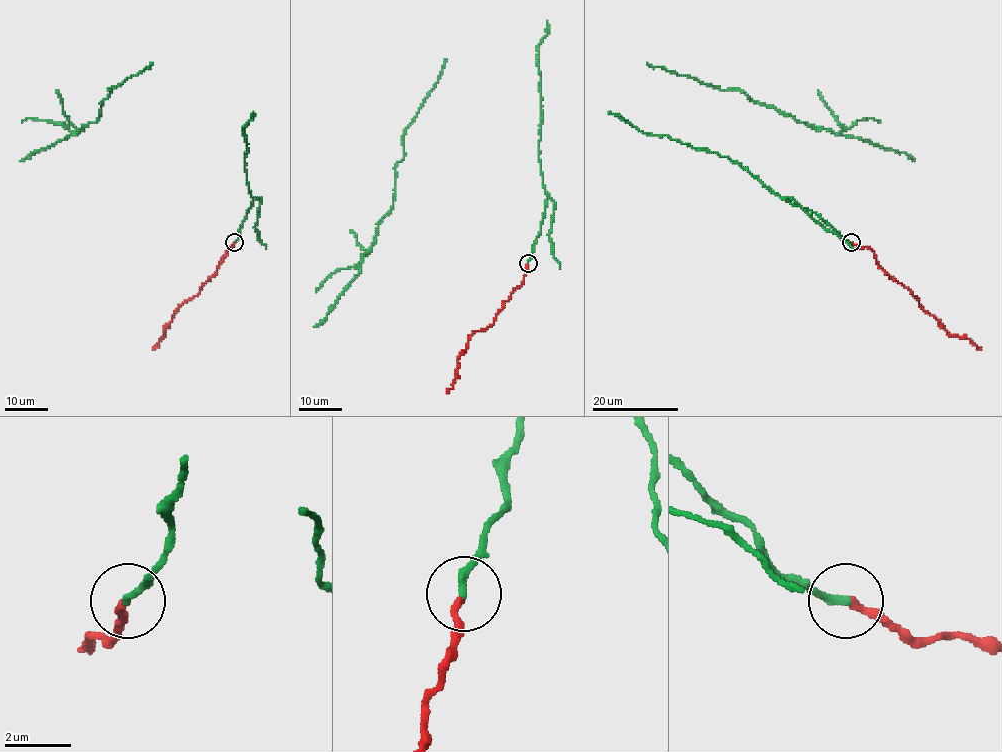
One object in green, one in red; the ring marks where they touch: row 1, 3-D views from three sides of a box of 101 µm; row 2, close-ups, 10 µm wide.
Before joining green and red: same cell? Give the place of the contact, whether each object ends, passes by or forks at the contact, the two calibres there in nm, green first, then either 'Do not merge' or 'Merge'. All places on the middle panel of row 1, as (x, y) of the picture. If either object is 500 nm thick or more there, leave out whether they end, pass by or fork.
Place: (528, 263). At the ring green ends. At the ring red ends. Thickness 240 nm (green) against 200 nm. Do not merge

